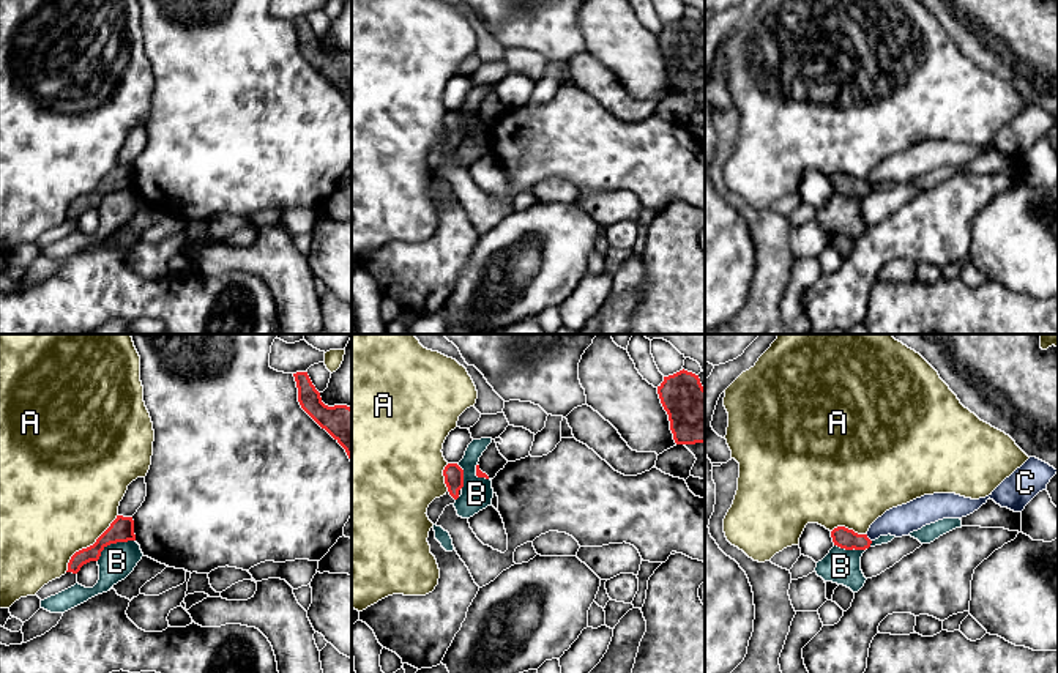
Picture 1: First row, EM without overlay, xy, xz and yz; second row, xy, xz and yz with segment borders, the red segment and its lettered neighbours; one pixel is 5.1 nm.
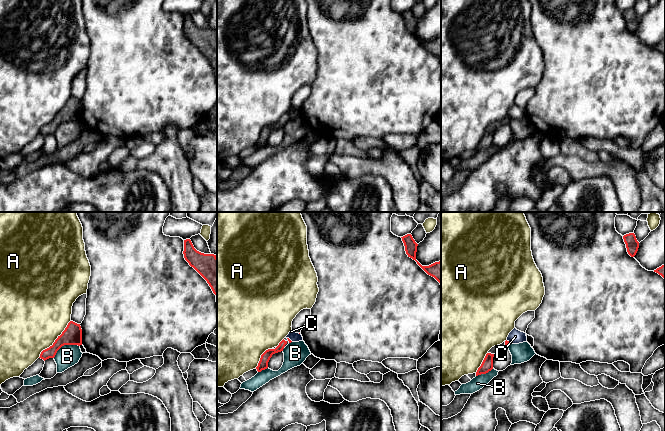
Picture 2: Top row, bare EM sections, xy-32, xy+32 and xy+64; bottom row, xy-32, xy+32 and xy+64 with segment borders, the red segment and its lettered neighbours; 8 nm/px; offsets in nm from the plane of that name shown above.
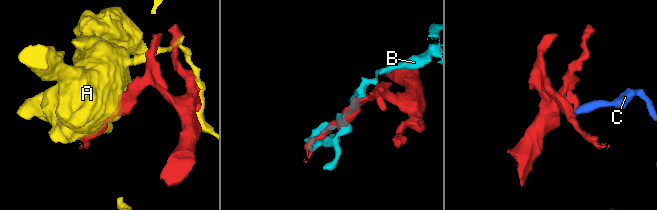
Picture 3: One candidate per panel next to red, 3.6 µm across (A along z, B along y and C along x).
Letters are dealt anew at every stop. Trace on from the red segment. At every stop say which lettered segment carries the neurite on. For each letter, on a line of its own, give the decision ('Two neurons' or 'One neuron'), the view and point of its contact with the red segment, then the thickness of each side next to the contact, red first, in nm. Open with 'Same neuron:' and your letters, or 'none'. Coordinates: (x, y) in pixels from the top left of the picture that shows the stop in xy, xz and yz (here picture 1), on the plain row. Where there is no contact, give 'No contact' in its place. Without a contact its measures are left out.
Same neuron: none
A: Two neurons. Touches red at xy (90, 193). Thickness 130 nm (red) against 480 nm
B: Two neurons. Touches red at xy (114, 189). Thickness 130 nm (red) against 180 nm
C: Two neurons. Touches red at yz (868, 185). Thickness 110 nm (red) against 150 nm

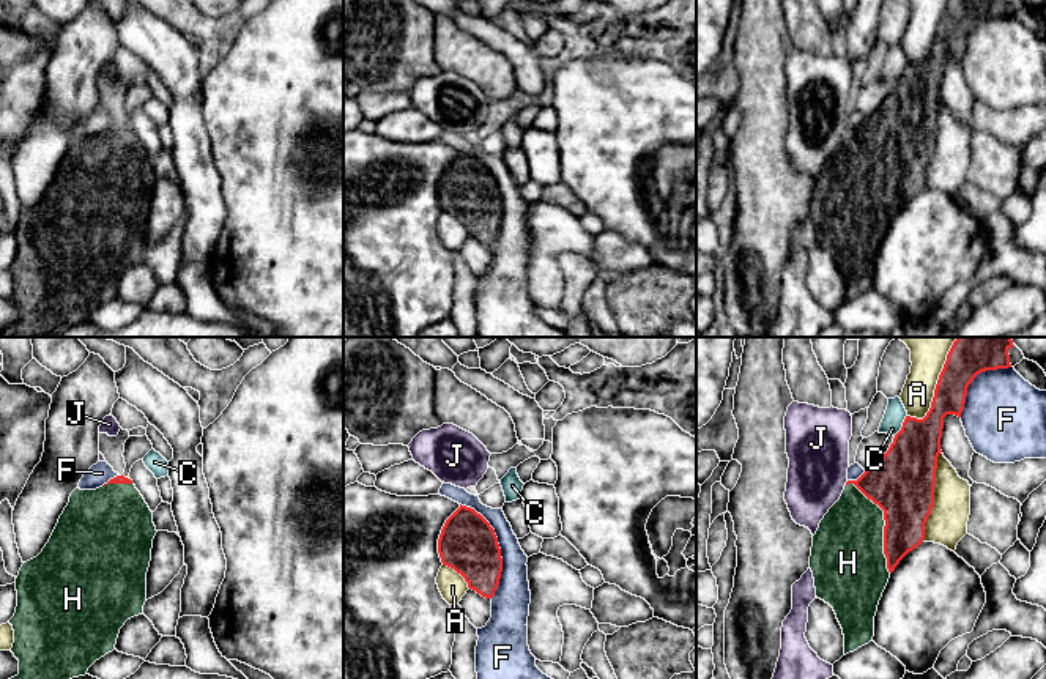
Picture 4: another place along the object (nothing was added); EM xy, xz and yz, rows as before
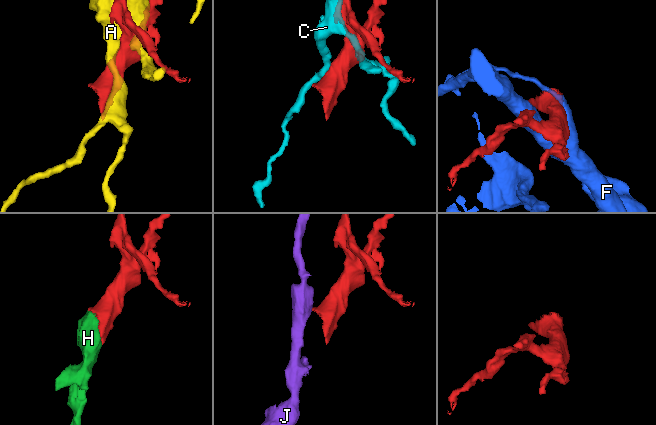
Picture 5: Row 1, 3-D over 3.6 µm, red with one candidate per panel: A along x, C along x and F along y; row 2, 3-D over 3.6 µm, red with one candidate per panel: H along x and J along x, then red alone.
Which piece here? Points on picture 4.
Same neuron: H
A: Two neurons. Touches red at yz (933, 144). Thickness 320 nm (red) against 200 nm
C: Two neurons. Touches red at yz (903, 73). Thickness 300 nm (red) against 110 nm
F: Two neurons. Touches red at xz (498, 194). Thickness 300 nm (red) against 170 nm
H: One neuron. Touches red at yz (886, 172). Thickness 320 nm (red) against 360 nm
J: Two neurons. Touches red at yz (846, 129). Thickness 280 nm (red) against 320 nm

